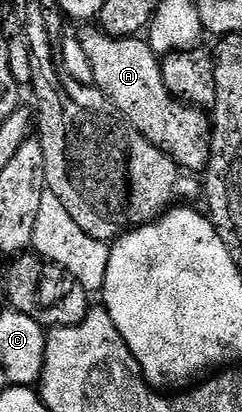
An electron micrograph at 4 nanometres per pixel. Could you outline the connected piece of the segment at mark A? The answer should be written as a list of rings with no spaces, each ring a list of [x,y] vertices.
[[[94,25],[81,26],[80,49],[90,67],[91,82],[133,129],[158,147],[185,172],[200,173],[208,165],[211,153],[211,120],[197,106],[177,101],[162,79],[159,56],[140,37],[112,38]]]

